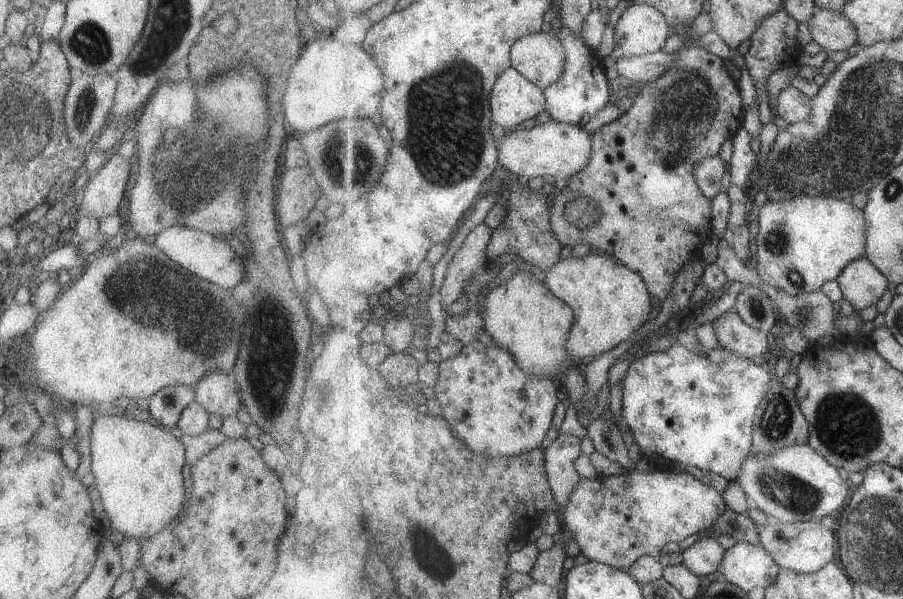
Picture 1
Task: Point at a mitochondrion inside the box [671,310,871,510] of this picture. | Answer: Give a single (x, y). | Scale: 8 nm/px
(777, 421)

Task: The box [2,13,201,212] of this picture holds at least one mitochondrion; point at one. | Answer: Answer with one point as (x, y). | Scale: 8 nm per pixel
(89, 42)

